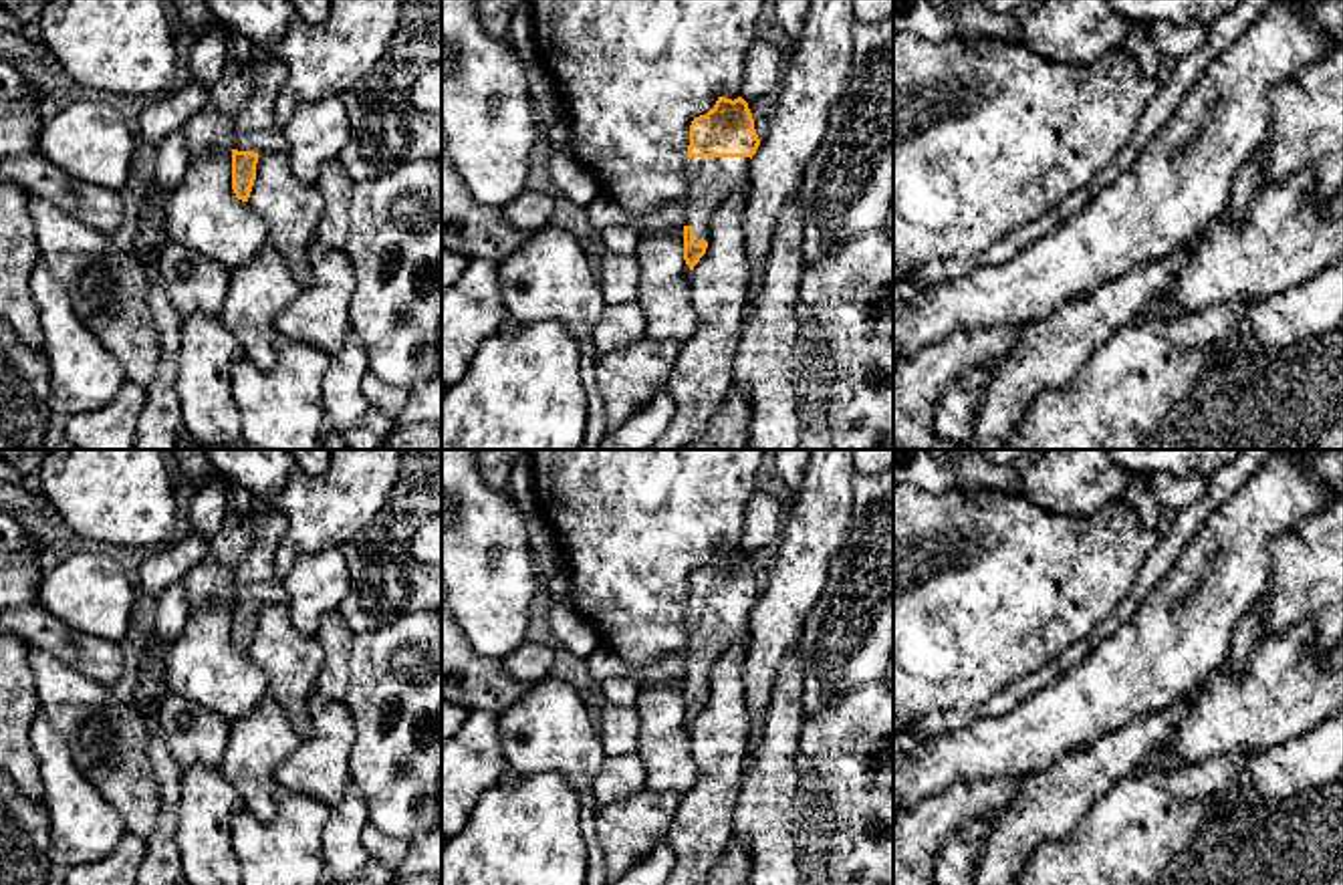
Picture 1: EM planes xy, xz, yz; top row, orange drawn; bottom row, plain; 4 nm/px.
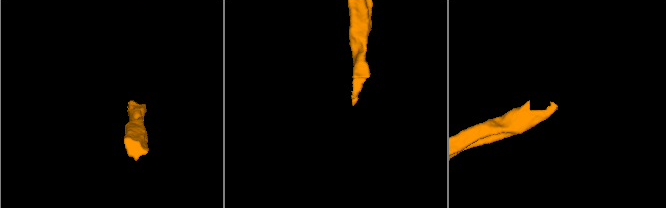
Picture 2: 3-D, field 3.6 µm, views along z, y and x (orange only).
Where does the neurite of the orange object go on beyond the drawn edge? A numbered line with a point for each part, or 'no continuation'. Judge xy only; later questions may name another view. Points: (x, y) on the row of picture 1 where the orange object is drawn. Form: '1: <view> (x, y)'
1: xy (257, 128)

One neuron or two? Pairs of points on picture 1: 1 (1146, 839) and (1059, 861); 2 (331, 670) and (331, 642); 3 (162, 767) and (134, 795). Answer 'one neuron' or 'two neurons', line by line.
1: one neuron
2: one neuron
3: two neurons

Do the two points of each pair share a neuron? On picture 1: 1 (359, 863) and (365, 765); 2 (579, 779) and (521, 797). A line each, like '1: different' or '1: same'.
1: different
2: different

